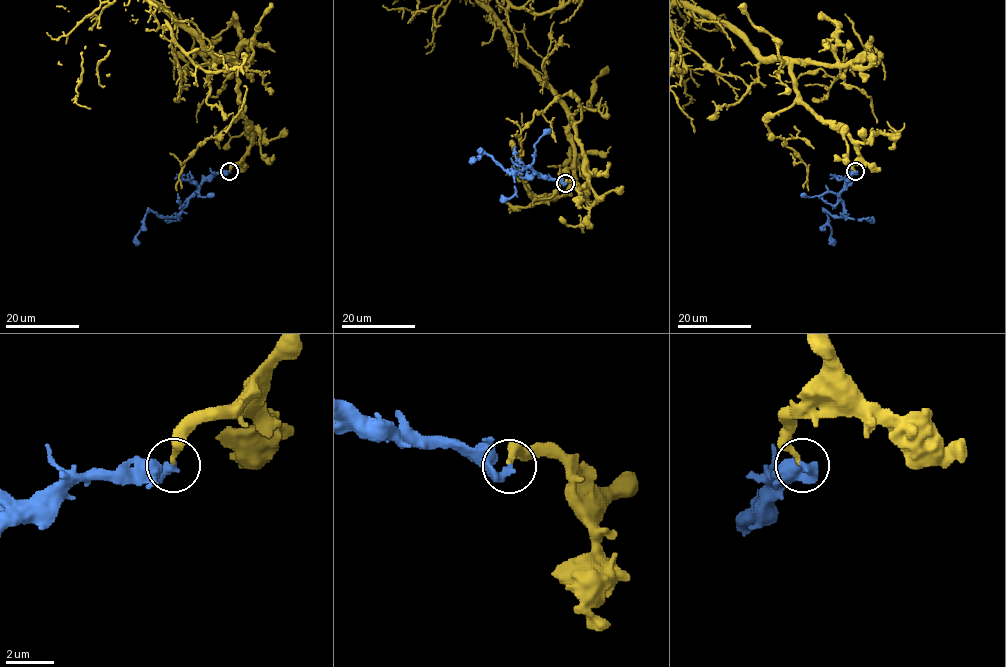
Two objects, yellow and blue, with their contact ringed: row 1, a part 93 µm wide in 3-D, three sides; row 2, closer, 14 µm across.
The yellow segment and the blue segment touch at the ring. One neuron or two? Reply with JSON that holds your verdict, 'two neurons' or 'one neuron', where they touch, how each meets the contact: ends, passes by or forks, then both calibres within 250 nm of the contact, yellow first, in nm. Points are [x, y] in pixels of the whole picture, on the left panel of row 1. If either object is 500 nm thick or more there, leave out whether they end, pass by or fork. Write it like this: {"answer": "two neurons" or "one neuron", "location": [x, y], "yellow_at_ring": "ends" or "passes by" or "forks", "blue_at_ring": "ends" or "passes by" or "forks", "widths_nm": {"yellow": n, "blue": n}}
{"answer": "one neuron", "location": [229, 171], "yellow_at_ring": "ends", "blue_at_ring": "ends", "widths_nm": {"yellow": 220, "blue": 400}}

